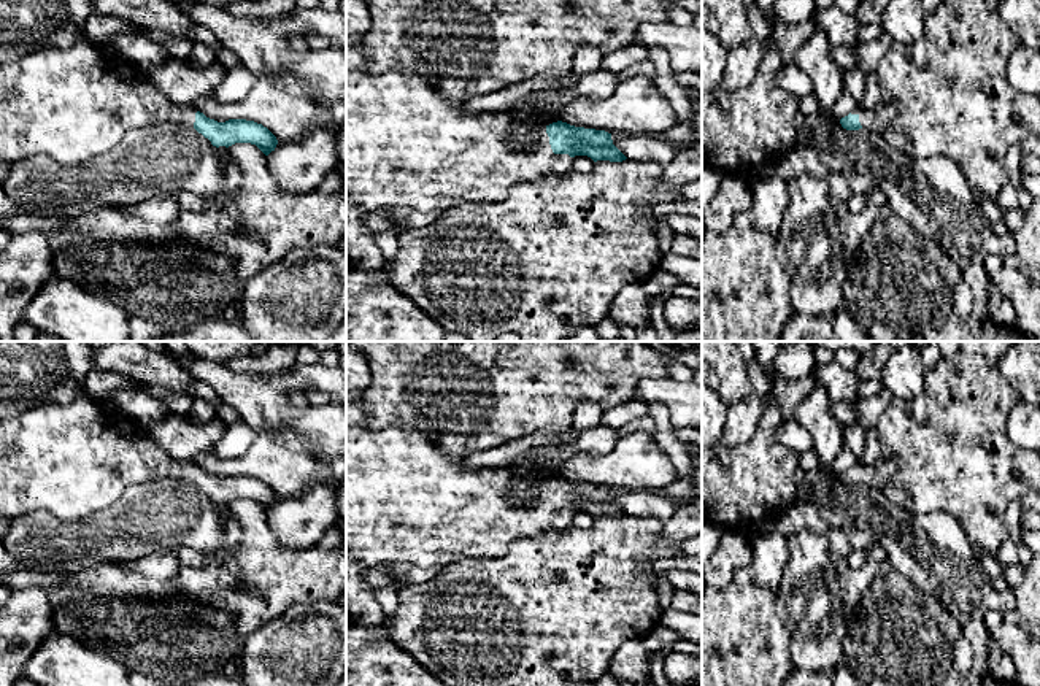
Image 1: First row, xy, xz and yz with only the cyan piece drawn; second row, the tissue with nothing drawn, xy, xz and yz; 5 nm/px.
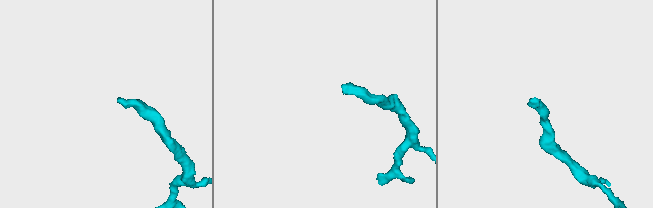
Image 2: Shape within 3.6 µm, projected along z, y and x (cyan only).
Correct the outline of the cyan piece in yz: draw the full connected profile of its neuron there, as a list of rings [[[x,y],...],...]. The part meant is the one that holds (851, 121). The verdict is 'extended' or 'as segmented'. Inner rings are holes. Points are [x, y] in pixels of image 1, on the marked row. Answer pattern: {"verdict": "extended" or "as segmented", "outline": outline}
{"verdict": "extended", "outline": [[[880,100],[873,108],[856,106],[848,116],[840,119],[846,130],[865,129],[883,135],[888,125],[894,121],[897,113],[896,103],[884,103]]]}

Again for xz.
{"verdict": "extended", "outline": [[[346,68],[346,202],[357,205],[365,213],[387,211],[391,219],[406,230],[424,229],[437,222],[448,210],[464,203],[500,203],[510,189],[524,181],[537,181],[548,175],[565,173],[576,156],[587,156],[594,162],[622,162],[627,157],[613,145],[611,133],[605,130],[575,127],[557,121],[537,129],[521,129],[507,111],[484,111],[467,116],[460,110],[462,100],[451,98],[432,87],[421,76],[410,71],[367,73]]]}

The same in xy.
{"verdict": "extended", "outline": [[[86,40],[0,64],[0,160],[16,164],[43,154],[59,164],[87,164],[114,148],[127,132],[162,122],[195,129],[216,148],[251,143],[268,156],[278,145],[262,124],[246,119],[218,122],[192,103],[171,100],[146,75]]]}

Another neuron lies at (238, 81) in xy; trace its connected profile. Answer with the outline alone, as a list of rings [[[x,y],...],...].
[[[240,65],[225,73],[211,97],[219,103],[237,103],[248,97],[256,83],[257,76]]]

